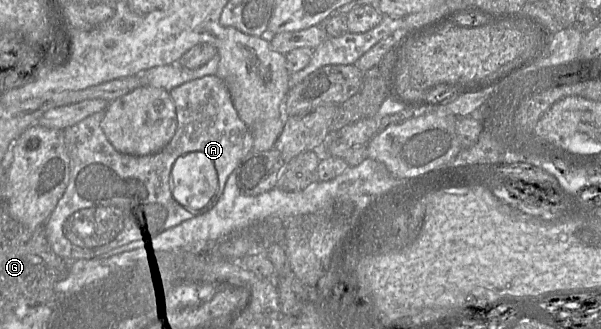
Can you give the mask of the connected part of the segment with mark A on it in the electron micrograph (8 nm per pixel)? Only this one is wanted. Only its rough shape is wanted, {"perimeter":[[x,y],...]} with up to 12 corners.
{"perimeter":[[225,83],[168,92],[160,151],[117,151],[96,112],[64,129],[44,223],[67,261],[209,211],[253,149]]}

